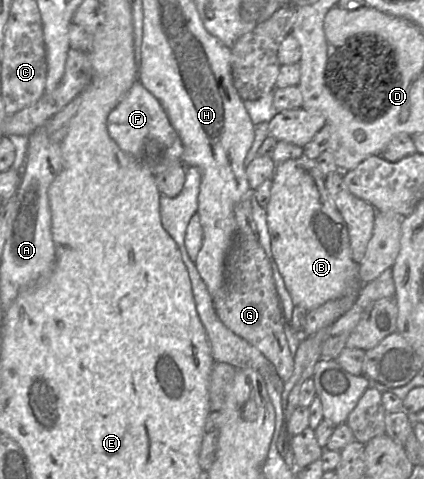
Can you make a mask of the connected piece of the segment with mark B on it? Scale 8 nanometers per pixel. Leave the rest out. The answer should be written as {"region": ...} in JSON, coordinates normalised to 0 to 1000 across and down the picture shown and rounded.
{"region":[[[712,324],[653,342],[639,378],[637,415],[625,434],[639,524],[691,637],[731,649],[807,620],[825,603],[842,603],[844,551],[828,534],[818,472],[774,405],[767,370],[743,332]]]}

